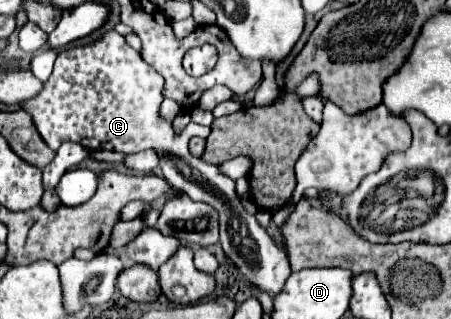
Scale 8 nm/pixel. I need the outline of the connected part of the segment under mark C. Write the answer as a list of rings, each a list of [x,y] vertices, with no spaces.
[[[104,34],[92,44],[60,52],[50,80],[44,82],[44,90],[36,98],[22,102],[22,108],[32,114],[40,136],[52,150],[62,142],[78,142],[88,150],[112,150],[124,154],[154,148],[160,154],[164,178],[172,186],[184,190],[192,200],[208,202],[218,208],[222,218],[220,244],[246,282],[278,294],[292,272],[284,250],[264,228],[260,228],[254,216],[242,210],[234,182],[220,174],[218,166],[206,164],[188,152],[188,140],[192,136],[207,137],[210,128],[192,122],[192,128],[184,128],[180,136],[174,136],[172,124],[158,118],[160,102],[162,76],[142,62],[140,54],[130,48],[120,34]]]

